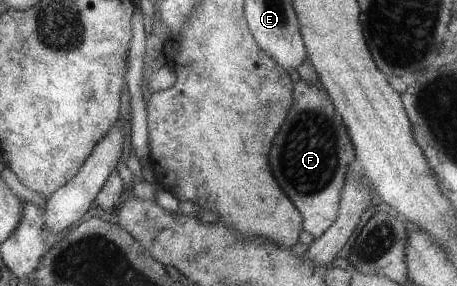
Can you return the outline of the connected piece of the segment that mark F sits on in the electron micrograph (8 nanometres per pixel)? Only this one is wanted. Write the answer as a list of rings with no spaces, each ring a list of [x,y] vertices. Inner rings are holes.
[[[316,76],[315,83],[298,79],[293,83],[291,105],[280,123],[268,151],[269,167],[281,191],[301,214],[302,230],[317,239],[337,217],[341,190],[345,183],[347,166],[355,158],[355,150],[342,117],[334,110],[330,97]]]

